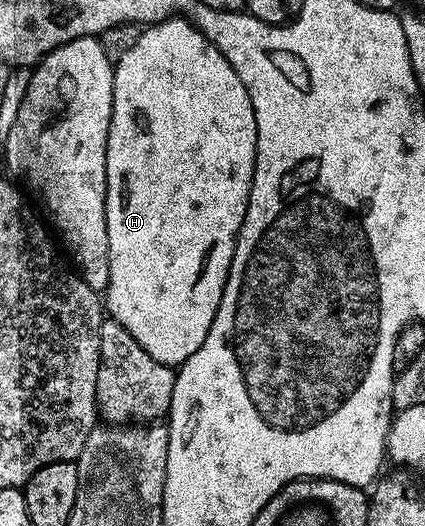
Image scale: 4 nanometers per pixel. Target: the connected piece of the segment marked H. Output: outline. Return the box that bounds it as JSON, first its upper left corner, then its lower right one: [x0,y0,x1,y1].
[104,17,256,369]

